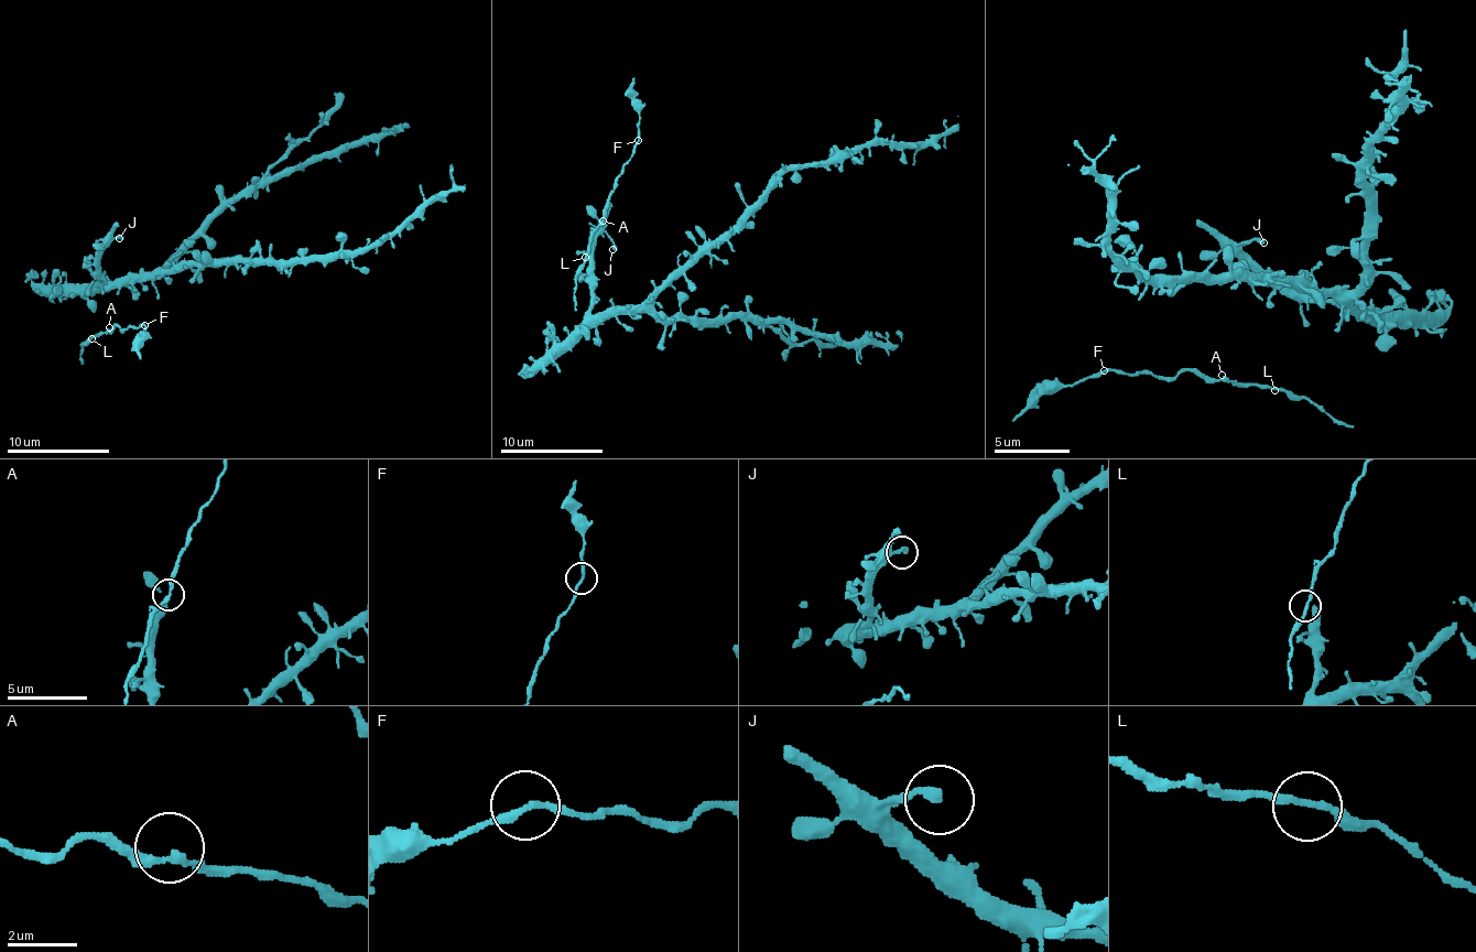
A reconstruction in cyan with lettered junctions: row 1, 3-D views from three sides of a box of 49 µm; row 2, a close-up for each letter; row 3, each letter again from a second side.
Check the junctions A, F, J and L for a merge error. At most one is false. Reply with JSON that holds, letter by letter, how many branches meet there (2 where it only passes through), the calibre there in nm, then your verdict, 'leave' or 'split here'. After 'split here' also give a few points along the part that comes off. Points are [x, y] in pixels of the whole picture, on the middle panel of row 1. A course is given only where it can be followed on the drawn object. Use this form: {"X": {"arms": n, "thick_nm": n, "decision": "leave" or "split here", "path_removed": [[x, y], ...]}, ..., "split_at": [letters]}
{"A": {"arms": 2, "thick_nm": 190, "decision": "leave"}, "F": {"arms": 2, "thick_nm": 180, "decision": "split here", "path_removed": [[639, 141], [639, 105], [633, 76]]}, "J": {"arms": 1, "thick_nm": 280, "decision": "leave"}, "L": {"arms": 2, "thick_nm": 180, "decision": "leave"}, "split_at": ["F"]}

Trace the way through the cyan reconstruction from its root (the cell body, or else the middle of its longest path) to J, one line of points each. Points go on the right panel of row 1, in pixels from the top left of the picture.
J: (1327, 295), (1343, 299), (1361, 314), (1343, 311), (1335, 303), (1290, 299), (1240, 250), (1240, 242), (1263, 242)

